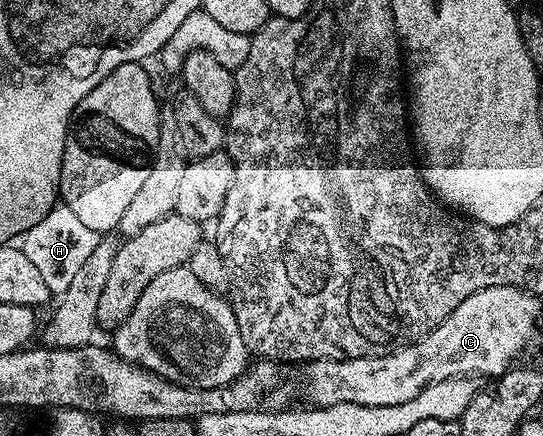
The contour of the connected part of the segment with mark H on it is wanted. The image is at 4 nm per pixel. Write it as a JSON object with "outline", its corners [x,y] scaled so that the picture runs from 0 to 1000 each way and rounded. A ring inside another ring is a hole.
{"outline":[[[107,463],[79,502],[46,534],[39,550],[39,567],[77,631],[90,670],[101,679],[116,679],[147,612],[168,592],[168,580],[175,576],[184,548],[184,534],[162,525],[133,489],[129,475],[118,463]]]}

